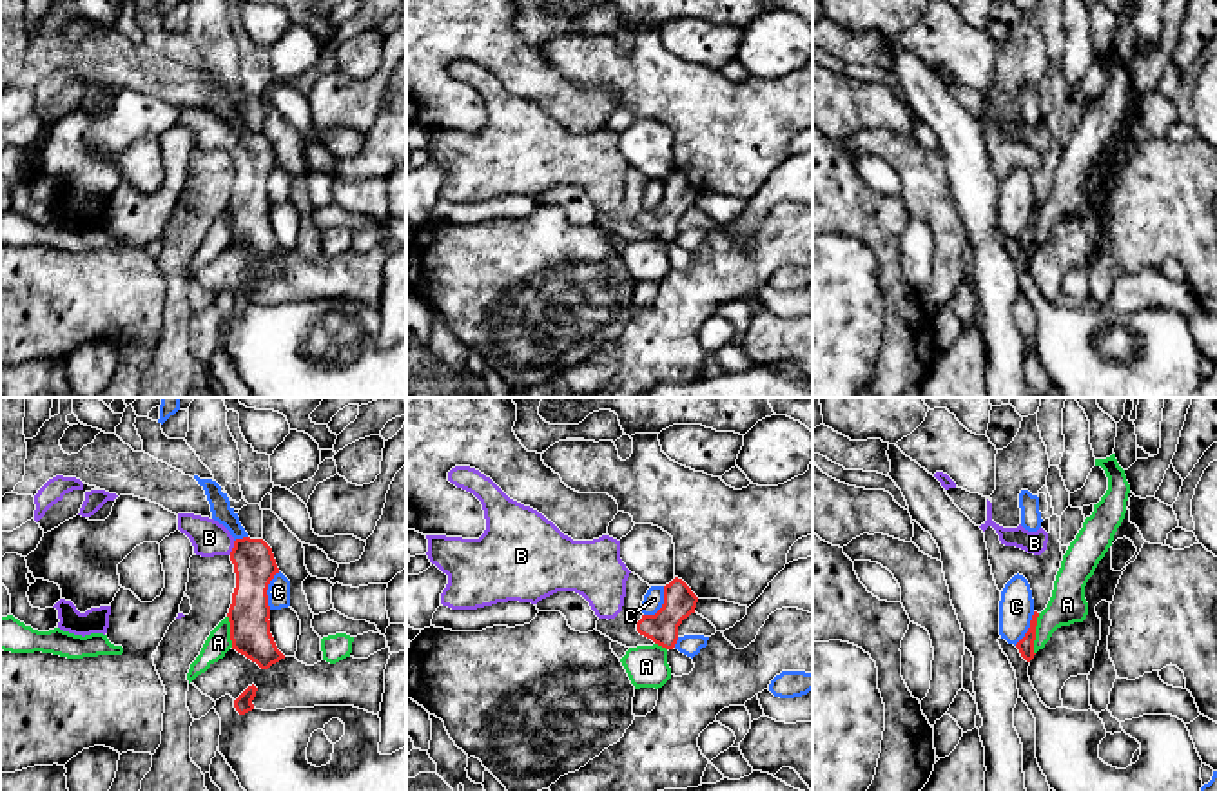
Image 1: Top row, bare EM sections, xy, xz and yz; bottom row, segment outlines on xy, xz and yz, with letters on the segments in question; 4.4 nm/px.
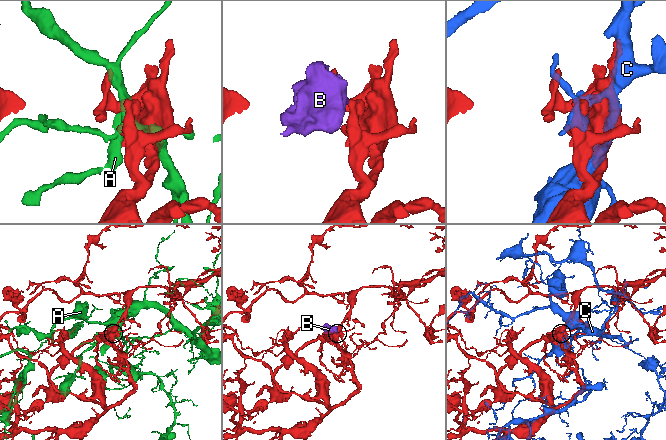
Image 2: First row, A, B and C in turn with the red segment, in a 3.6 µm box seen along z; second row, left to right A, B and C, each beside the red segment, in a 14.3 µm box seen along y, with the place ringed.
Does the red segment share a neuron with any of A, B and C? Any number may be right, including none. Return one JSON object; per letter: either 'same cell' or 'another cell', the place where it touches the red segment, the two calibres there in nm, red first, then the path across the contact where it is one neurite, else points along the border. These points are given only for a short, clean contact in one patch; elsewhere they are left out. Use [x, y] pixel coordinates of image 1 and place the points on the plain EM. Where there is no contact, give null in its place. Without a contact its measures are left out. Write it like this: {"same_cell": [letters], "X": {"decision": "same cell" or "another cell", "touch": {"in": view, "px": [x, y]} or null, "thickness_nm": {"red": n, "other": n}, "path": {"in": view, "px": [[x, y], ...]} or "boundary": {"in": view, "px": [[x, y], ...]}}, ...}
{"same_cell": ["B"], "A": {"decision": "another cell", "touch": {"in": "yz", "px": [1034, 227]}, "thickness_nm": {"red": 70, "other": 160}}, "B": {"decision": "same cell", "touch": {"in": "xy", "px": [233, 142]}, "thickness_nm": {"red": 190, "other": 160}, "path": {"in": "xy", "px": [[254, 158], [233, 142], [209, 131]]}}, "C": {"decision": "another cell", "touch": {"in": "xy", "px": [267, 182]}, "thickness_nm": {"red": 190, "other": 100}}}

